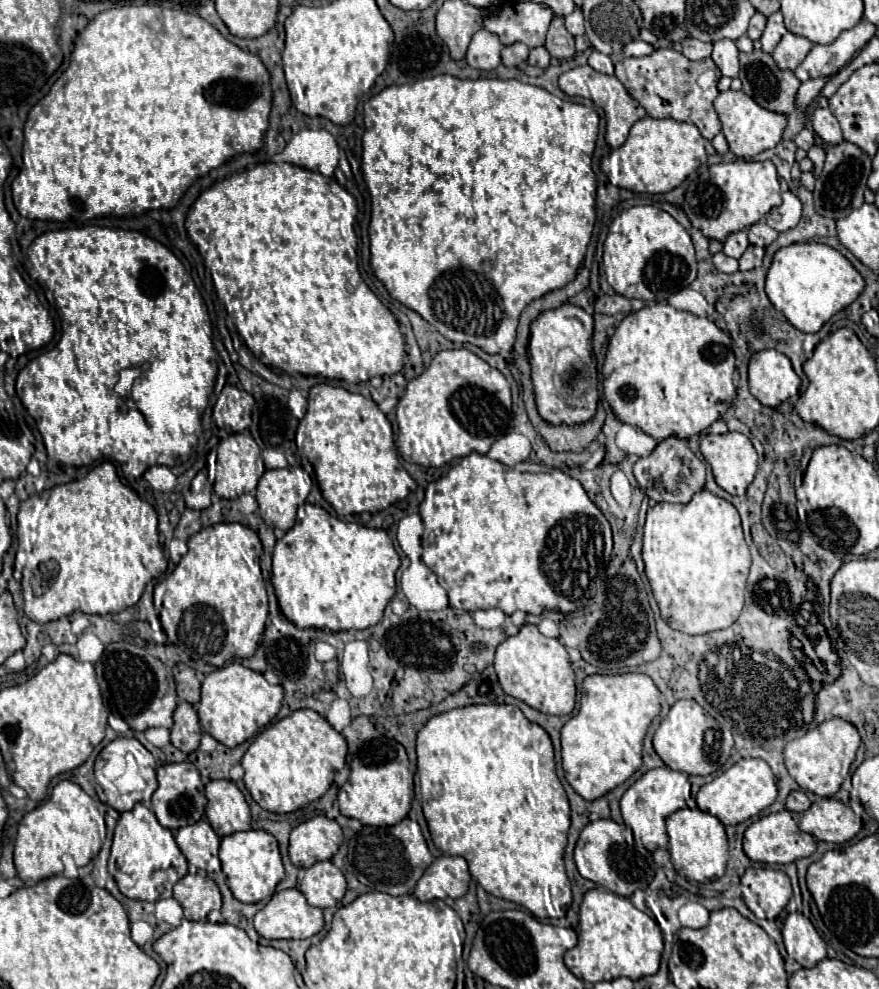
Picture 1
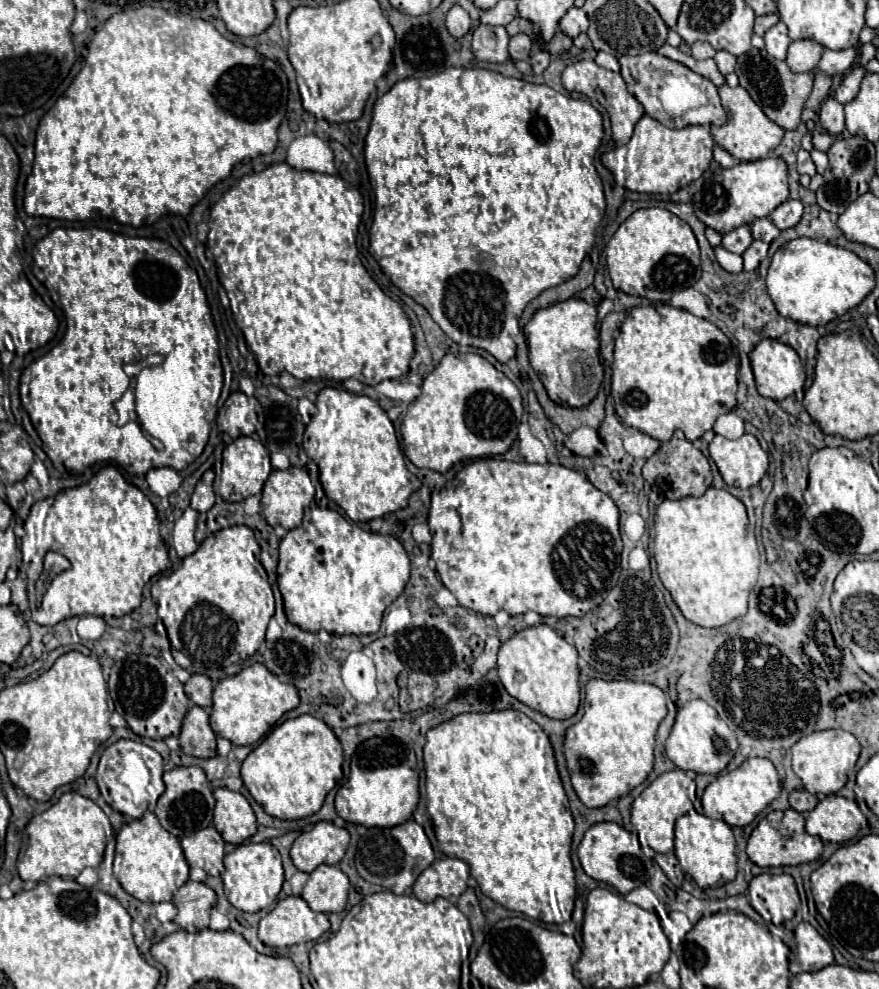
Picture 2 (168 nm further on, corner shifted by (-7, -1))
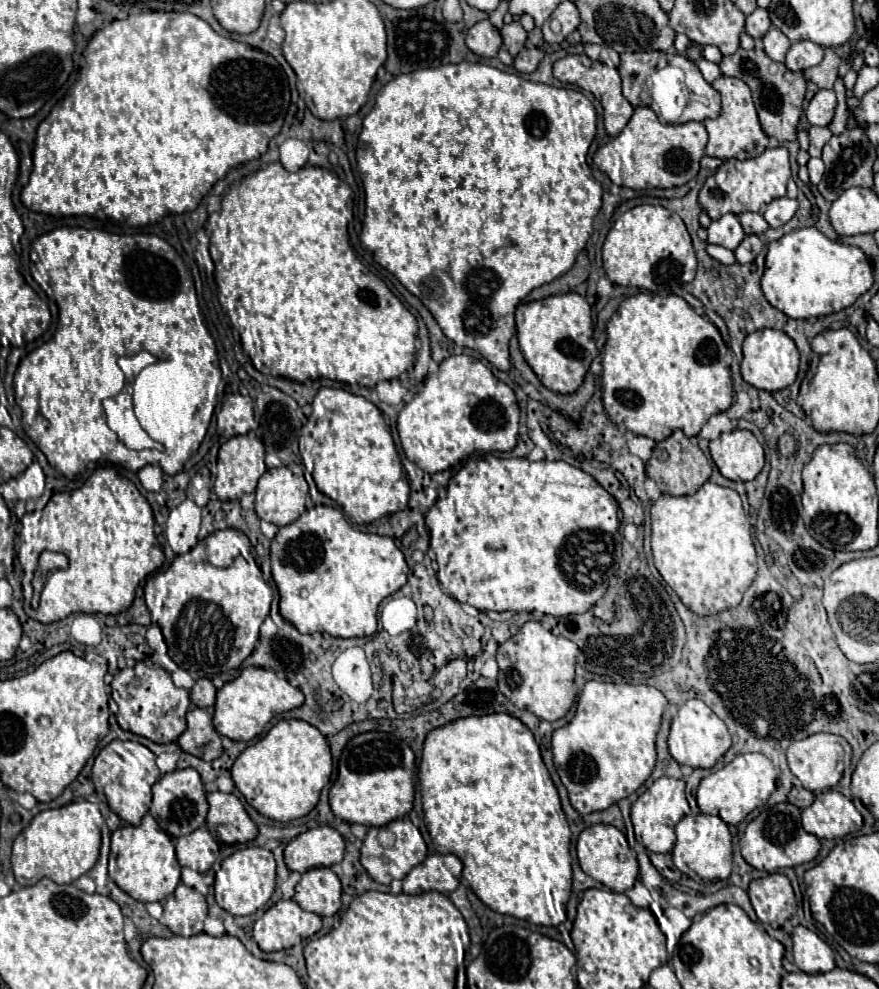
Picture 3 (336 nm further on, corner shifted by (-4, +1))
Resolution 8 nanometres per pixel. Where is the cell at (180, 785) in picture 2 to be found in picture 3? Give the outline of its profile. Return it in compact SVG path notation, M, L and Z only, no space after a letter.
M177 769L173 773L165 773L159 783L153 785L153 803L149 813L157 819L159 827L171 835L171 837L181 837L181 835L189 835L191 831L199 829L205 825L205 817L207 817L207 799L205 799L205 791L203 791L203 783L201 777L195 769Z

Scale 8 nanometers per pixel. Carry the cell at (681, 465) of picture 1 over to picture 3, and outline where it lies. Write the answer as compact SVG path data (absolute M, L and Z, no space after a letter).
M675 431L669 439L657 443L653 457L647 461L647 475L659 485L663 493L669 495L695 495L697 489L709 479L711 465L695 439L685 437L683 431Z

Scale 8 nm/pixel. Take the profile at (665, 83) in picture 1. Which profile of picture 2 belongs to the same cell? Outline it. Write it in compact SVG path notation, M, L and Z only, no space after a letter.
M642 53L642 55L624 55L618 59L620 61L620 73L622 79L628 85L628 93L634 95L648 117L660 121L666 127L688 127L688 125L702 125L702 127L712 127L712 125L724 125L726 121L726 113L720 105L720 97L718 97L718 87L690 71L688 67L684 67L682 63L676 63L672 59L666 59L658 53Z

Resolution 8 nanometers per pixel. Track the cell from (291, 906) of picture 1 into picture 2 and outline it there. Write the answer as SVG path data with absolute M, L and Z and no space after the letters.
M290 895L276 903L276 907L260 919L258 937L268 947L290 947L322 937L330 929L330 921L324 913L312 911L308 903Z

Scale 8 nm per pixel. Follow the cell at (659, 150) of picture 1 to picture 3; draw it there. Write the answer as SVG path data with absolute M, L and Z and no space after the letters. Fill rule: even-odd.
M637 107L627 127L609 143L597 149L593 163L609 175L615 185L631 189L655 189L685 185L699 173L699 161L705 155L707 131L699 121L683 125L663 125L651 107ZM667 153L667 169L665 169Z

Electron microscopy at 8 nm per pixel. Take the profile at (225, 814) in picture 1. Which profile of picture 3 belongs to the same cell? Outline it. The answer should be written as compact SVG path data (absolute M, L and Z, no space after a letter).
M213 791L207 795L209 813L207 813L207 829L211 835L227 845L233 843L249 843L257 837L259 829L249 819L241 801L231 793Z

